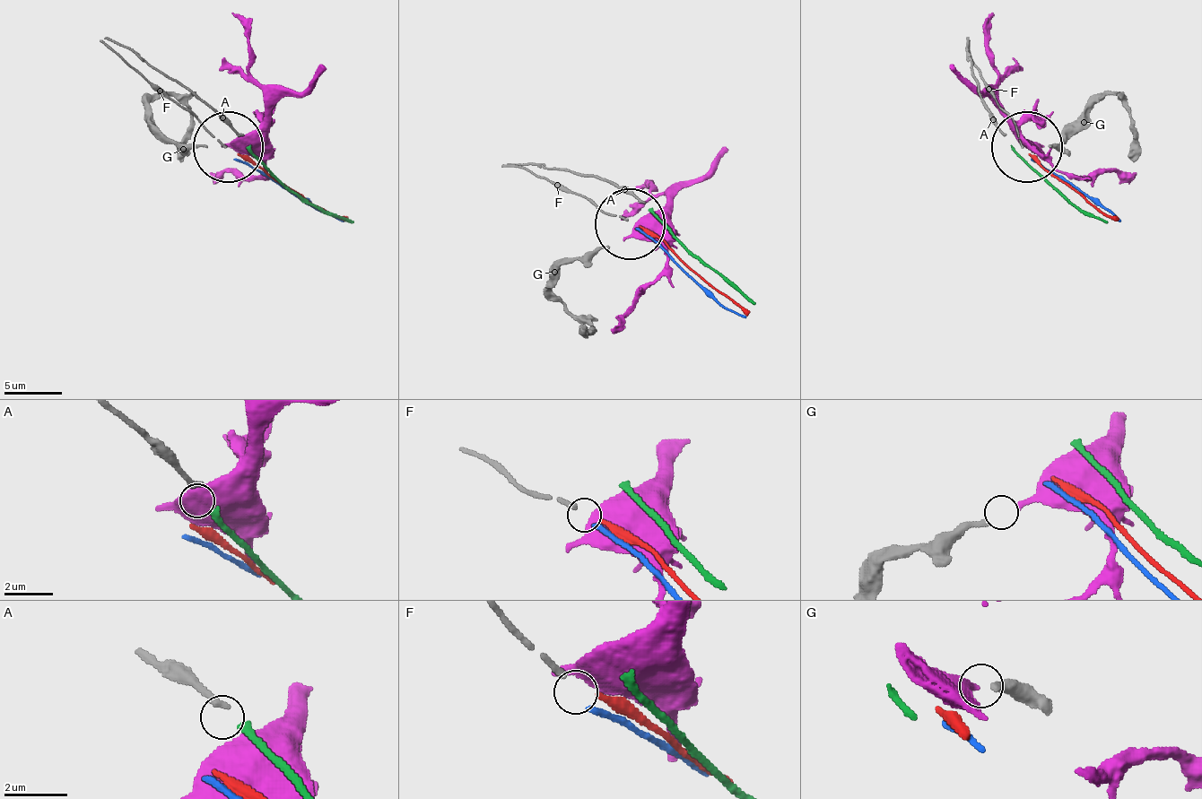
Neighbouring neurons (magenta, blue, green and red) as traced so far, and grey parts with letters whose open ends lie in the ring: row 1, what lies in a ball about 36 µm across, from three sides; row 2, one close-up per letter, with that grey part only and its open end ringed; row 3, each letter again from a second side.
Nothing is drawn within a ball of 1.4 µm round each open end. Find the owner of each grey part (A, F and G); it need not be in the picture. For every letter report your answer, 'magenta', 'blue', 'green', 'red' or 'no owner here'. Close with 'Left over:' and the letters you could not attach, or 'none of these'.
A: green
F: red
G: magenta
Left over: none of these

